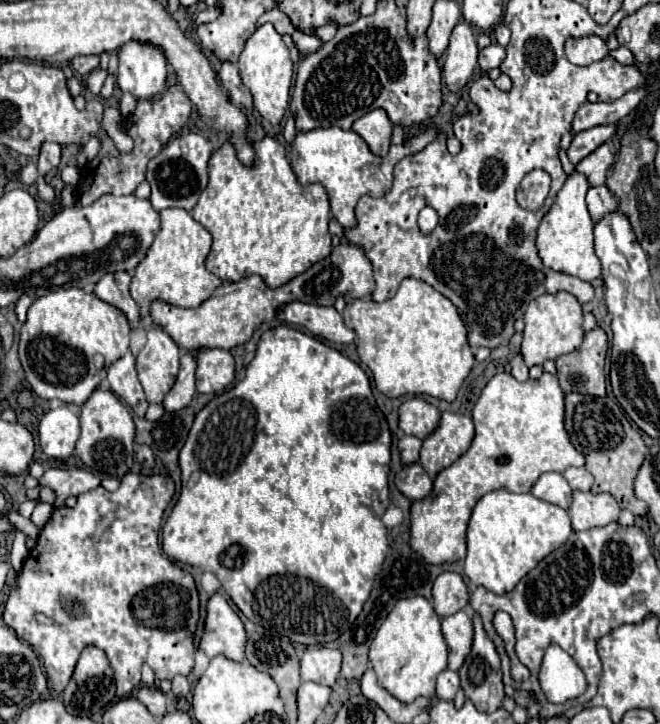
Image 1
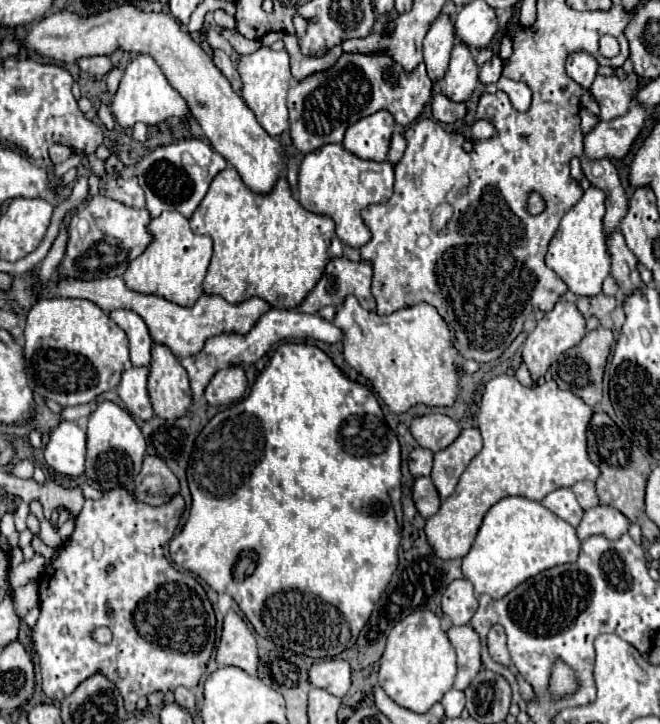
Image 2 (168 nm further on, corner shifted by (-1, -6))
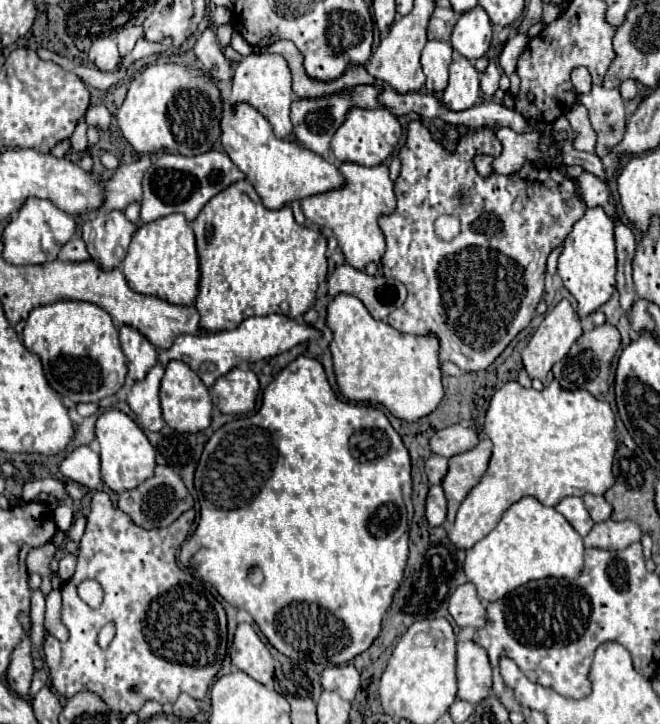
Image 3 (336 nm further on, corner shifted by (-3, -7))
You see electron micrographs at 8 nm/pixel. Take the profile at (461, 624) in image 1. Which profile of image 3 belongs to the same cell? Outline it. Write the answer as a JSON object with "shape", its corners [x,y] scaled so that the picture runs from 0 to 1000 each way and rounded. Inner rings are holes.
{"shape":[[[694,883],[694,965],[715,974],[730,968],[745,949],[745,924],[739,905],[718,885]]]}

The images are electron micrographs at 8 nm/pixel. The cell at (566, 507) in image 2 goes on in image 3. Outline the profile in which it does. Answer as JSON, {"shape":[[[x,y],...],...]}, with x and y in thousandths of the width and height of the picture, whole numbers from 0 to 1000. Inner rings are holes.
{"shape":[[[855,686],[855,689],[842,698],[842,706],[852,709],[852,711],[864,720],[864,725],[867,725],[882,742],[885,742],[885,739],[894,733],[894,728],[900,725],[900,720],[894,720],[894,711],[891,711],[891,706],[888,706],[888,700],[885,700],[885,695],[882,695],[879,686]]]}

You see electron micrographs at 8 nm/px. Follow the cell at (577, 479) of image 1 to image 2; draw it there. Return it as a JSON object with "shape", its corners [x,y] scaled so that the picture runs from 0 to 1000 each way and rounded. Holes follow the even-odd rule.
{"shape":[[[891,663],[876,666],[876,669],[867,671],[867,680],[873,682],[873,688],[876,688],[876,693],[879,693],[879,699],[882,699],[885,704],[906,699],[906,682],[903,682],[900,666],[891,666]]]}

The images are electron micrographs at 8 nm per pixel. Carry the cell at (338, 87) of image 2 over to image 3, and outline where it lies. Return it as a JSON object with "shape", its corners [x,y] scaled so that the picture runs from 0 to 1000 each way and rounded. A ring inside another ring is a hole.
{"shape":[[[570,112],[570,115],[555,115],[555,117],[539,117],[533,123],[521,123],[512,126],[506,131],[491,131],[491,134],[479,134],[479,137],[455,137],[448,134],[442,140],[442,156],[439,164],[445,170],[445,184],[448,192],[470,209],[476,209],[479,214],[497,220],[500,217],[500,195],[506,181],[521,170],[521,162],[527,159],[527,151],[545,148],[545,151],[570,151],[570,148],[582,148],[573,137],[576,126],[588,123],[588,117],[582,117],[582,112]]]}

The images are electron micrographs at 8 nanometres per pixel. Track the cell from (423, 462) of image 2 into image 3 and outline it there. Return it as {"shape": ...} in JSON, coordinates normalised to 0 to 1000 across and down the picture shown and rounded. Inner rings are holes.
{"shape":[[[652,628],[648,637],[645,637],[645,656],[648,656],[648,664],[655,670],[664,670],[670,664],[670,659],[676,656],[676,648],[679,648],[679,634],[676,631],[667,631],[667,628]]]}

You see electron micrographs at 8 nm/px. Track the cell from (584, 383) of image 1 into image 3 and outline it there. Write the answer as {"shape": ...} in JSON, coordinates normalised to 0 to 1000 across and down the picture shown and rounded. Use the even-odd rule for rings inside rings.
{"shape":[[[915,446],[909,452],[900,452],[897,457],[885,460],[861,485],[861,490],[845,499],[836,507],[839,523],[855,535],[855,537],[885,537],[894,540],[903,551],[915,551],[921,540],[921,518],[924,518],[924,501],[939,479],[939,460],[930,449]]]}

